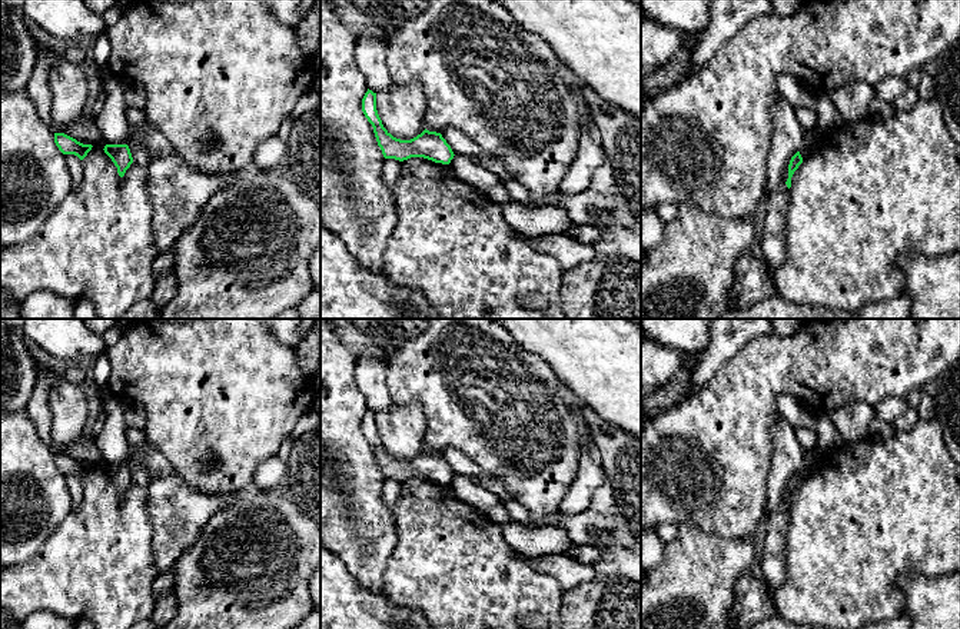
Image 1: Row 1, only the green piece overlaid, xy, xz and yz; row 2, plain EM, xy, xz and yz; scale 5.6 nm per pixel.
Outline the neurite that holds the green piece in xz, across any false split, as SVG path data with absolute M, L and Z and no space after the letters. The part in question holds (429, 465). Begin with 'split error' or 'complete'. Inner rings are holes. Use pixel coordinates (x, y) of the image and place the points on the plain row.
complete; M368 409L362 419L362 432L373 447L378 466L385 479L399 482L411 477L423 477L435 483L449 485L454 479L454 472L441 453L423 450L411 460L393 457L382 445L376 430L376 413Z

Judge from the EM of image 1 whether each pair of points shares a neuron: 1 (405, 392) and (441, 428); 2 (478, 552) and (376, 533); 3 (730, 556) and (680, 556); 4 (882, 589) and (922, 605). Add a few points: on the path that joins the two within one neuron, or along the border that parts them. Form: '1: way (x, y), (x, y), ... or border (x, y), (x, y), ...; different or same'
1: way (417, 392), (441, 416); same
2: border (392, 511), (397, 545), (385, 569); different
3: way (717, 561), (693, 561); same
4: border (929, 575), (897, 578), (902, 613); different

